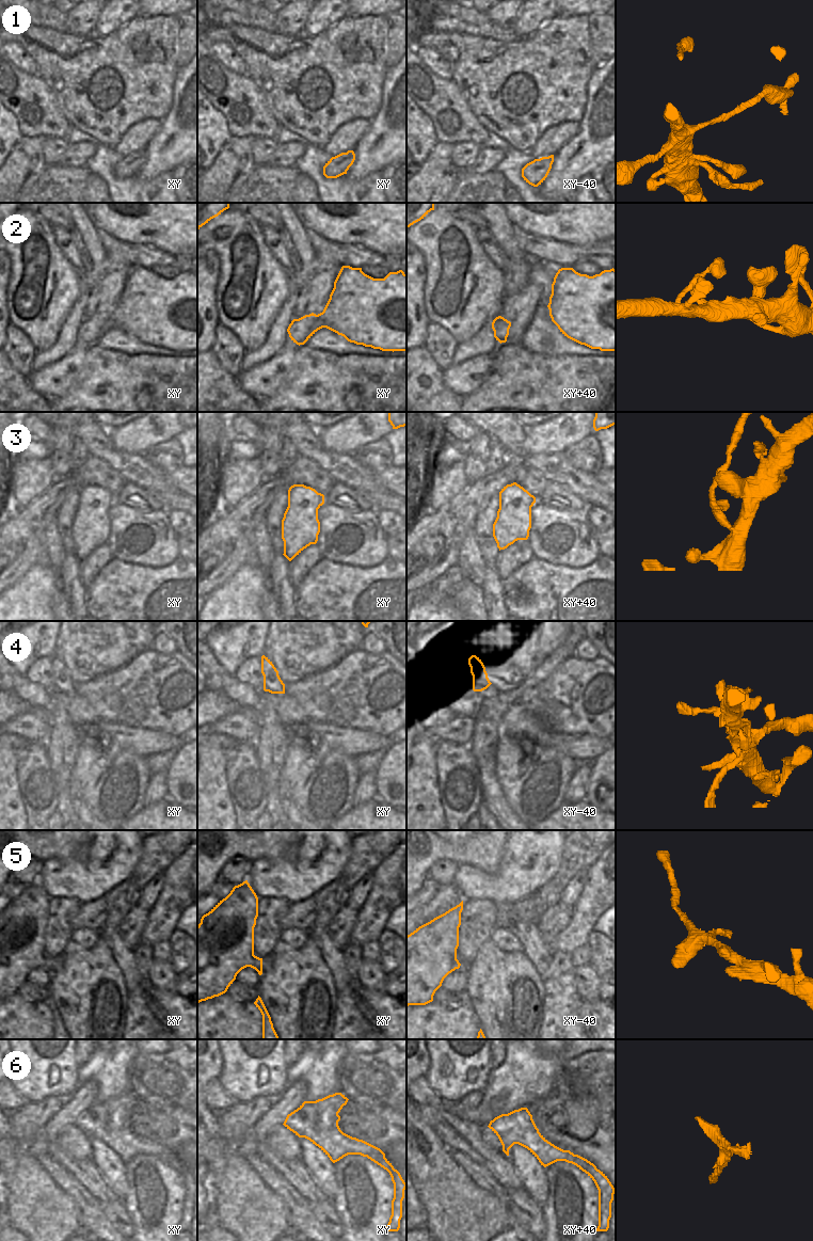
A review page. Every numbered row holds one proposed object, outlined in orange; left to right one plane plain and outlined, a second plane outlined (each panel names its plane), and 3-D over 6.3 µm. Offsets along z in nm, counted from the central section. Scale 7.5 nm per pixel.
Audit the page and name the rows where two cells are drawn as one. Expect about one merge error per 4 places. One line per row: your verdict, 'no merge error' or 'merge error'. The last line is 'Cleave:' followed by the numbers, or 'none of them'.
1: merge error
2: no merge error
3: merge error
4: no merge error
5: no merge error
6: no merge error
Cleave: 1, 3

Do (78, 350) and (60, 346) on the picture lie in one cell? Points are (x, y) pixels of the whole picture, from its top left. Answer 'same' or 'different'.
different

